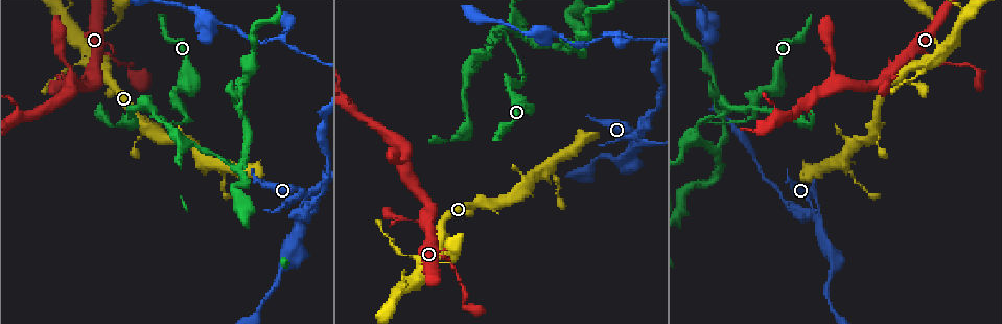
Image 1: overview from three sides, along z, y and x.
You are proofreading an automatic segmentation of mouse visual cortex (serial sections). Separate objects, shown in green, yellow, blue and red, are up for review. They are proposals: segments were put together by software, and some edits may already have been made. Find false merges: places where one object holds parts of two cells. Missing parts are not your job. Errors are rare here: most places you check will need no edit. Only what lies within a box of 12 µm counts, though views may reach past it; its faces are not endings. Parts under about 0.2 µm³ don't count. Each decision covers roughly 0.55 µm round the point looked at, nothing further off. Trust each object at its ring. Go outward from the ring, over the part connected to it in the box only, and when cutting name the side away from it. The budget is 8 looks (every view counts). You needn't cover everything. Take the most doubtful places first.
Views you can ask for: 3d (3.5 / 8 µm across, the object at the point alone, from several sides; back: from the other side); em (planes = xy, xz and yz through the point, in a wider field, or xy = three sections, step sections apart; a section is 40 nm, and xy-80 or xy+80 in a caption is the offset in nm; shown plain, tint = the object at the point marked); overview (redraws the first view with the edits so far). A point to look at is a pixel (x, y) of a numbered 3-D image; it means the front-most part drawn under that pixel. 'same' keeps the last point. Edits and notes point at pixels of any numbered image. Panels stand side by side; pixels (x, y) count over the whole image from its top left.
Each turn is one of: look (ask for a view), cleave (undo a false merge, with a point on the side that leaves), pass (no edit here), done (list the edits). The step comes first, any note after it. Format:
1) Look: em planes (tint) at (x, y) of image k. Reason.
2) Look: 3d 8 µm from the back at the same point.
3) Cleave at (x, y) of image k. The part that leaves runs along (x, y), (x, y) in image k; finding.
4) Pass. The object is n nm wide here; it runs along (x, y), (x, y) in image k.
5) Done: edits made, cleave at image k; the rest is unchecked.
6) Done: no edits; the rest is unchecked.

Look: 3d 3.5 µm at (817, 213) of image 1. Three arms meet.

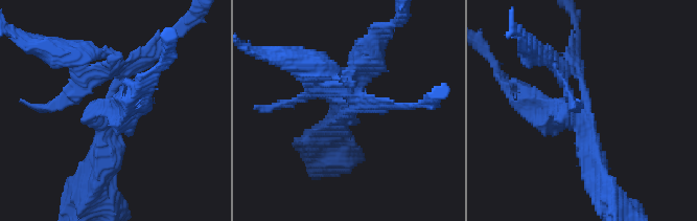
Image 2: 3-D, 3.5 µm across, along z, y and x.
Look: em planes (tint) at (581, 112) of image 2. Shape alone is not enough.

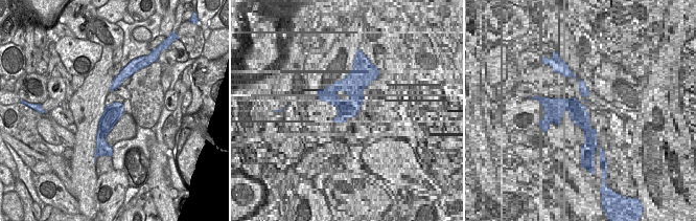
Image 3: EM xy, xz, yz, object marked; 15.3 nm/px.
Pass. It runs along (558, 67), (582, 83), (599, 176) in image 2; continuous, no second cell.

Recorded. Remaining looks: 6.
Look: 3d 3.5 µm at (753, 117) of image 1. Abrupt turn.

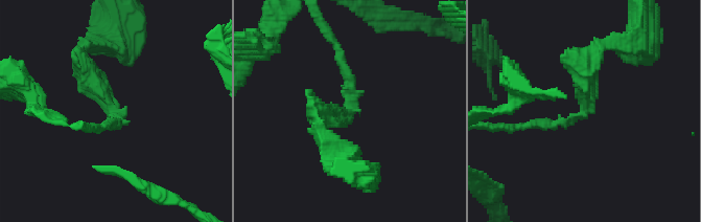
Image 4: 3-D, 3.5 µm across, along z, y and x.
Look: em xy step 1 (tint) at (119, 116) of image 4. The arms are 150, 300 nm wide; need the tissue.

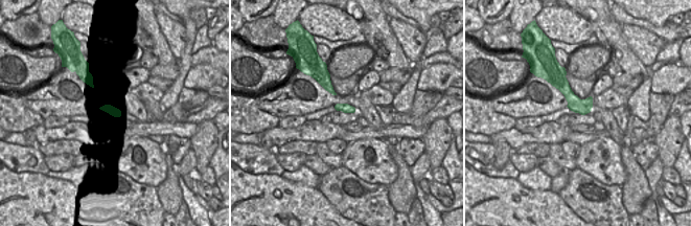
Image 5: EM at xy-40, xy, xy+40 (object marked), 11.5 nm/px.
Look: em xy step 2 (tint) at the same point.

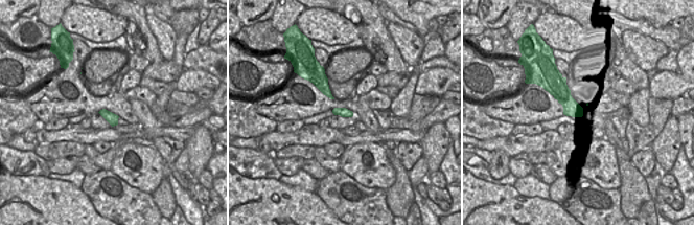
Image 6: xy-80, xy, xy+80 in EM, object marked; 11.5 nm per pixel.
Pass. It runs along (586, 61), (581, 116), (519, 126) in image 4; all the same cell.

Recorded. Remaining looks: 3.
Done: no edits; the rest is unchecked.

